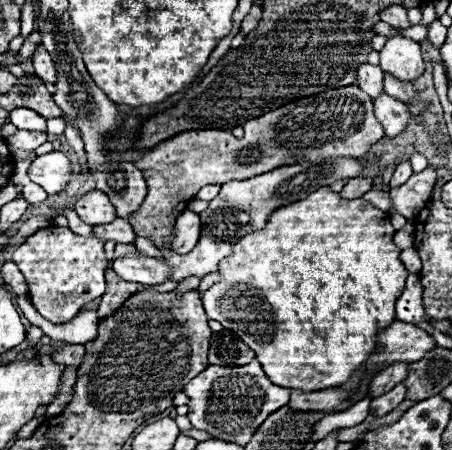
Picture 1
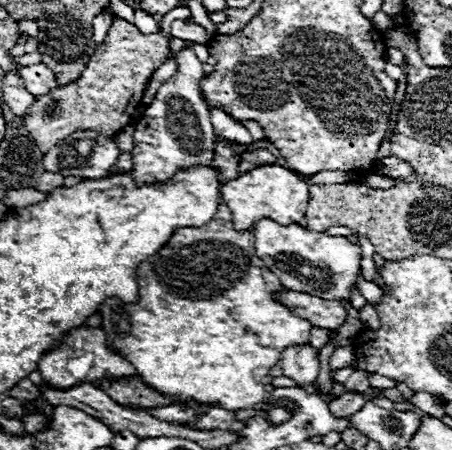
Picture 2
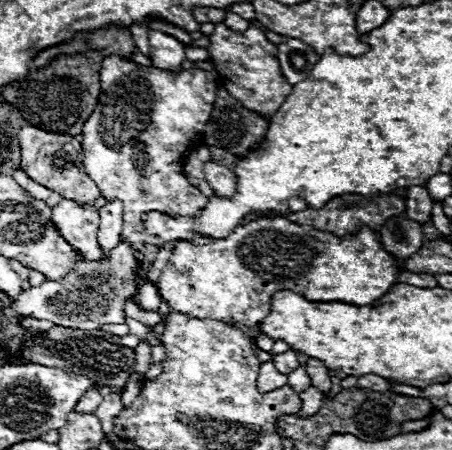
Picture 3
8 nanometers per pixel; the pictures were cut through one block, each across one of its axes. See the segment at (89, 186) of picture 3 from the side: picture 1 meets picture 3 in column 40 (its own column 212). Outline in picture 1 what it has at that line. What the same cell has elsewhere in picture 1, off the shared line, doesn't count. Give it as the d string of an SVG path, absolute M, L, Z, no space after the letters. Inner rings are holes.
M354 84L350 88L322 92L322 96L290 102L258 120L248 120L246 134L240 140L222 130L178 134L156 144L136 160L138 170L148 182L148 196L140 212L130 218L130 224L136 236L152 238L156 248L172 250L176 218L202 186L246 180L246 176L258 176L258 172L270 172L270 168L302 160L328 160L338 156L358 158L380 138L384 138L384 130L374 116L374 100Z

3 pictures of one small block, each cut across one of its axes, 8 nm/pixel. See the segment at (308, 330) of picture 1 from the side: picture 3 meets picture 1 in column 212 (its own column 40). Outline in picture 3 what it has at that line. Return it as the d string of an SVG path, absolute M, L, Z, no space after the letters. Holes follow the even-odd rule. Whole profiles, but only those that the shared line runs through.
M120 240L116 248L110 250L110 256L102 256L100 260L84 260L78 250L76 252L76 268L68 276L60 280L44 280L40 286L30 286L14 298L12 310L36 320L48 320L56 326L78 328L78 330L98 330L104 324L124 324L126 312L124 302L136 300L138 284L142 282L142 274L138 272L138 264L134 262L132 246Z

